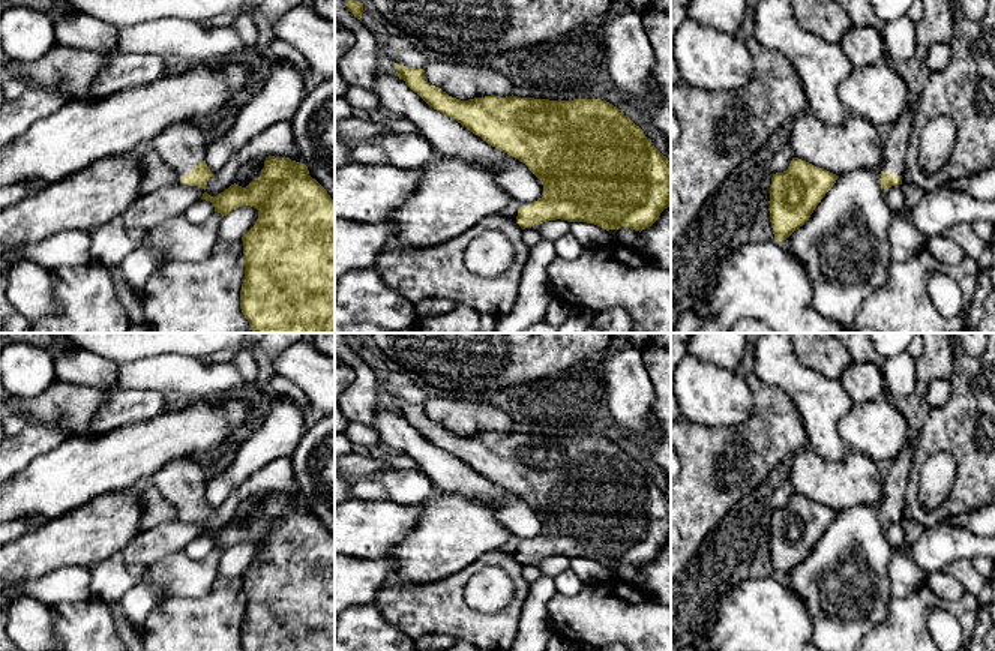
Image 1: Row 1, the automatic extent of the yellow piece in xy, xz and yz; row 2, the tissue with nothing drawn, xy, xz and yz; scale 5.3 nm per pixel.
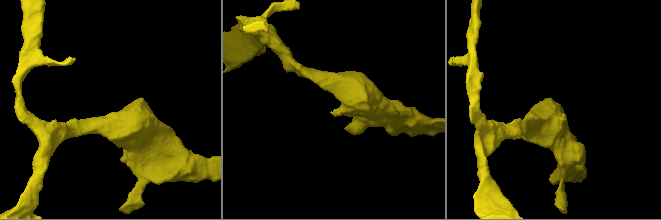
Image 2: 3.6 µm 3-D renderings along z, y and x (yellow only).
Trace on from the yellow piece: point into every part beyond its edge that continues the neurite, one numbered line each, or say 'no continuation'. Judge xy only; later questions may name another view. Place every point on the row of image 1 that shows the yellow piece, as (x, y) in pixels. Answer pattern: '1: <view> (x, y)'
1: xy (182, 146)

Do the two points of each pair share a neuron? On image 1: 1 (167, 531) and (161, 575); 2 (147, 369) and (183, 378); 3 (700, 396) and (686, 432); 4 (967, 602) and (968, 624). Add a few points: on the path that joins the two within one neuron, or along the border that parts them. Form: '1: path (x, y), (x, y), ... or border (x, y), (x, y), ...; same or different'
1: border (182, 549), (156, 560), (149, 567); different
2: path (156, 372), (174, 374); same
3: border (686, 417), (698, 423), (725, 428); different
4: path (967, 608), (967, 618); same

